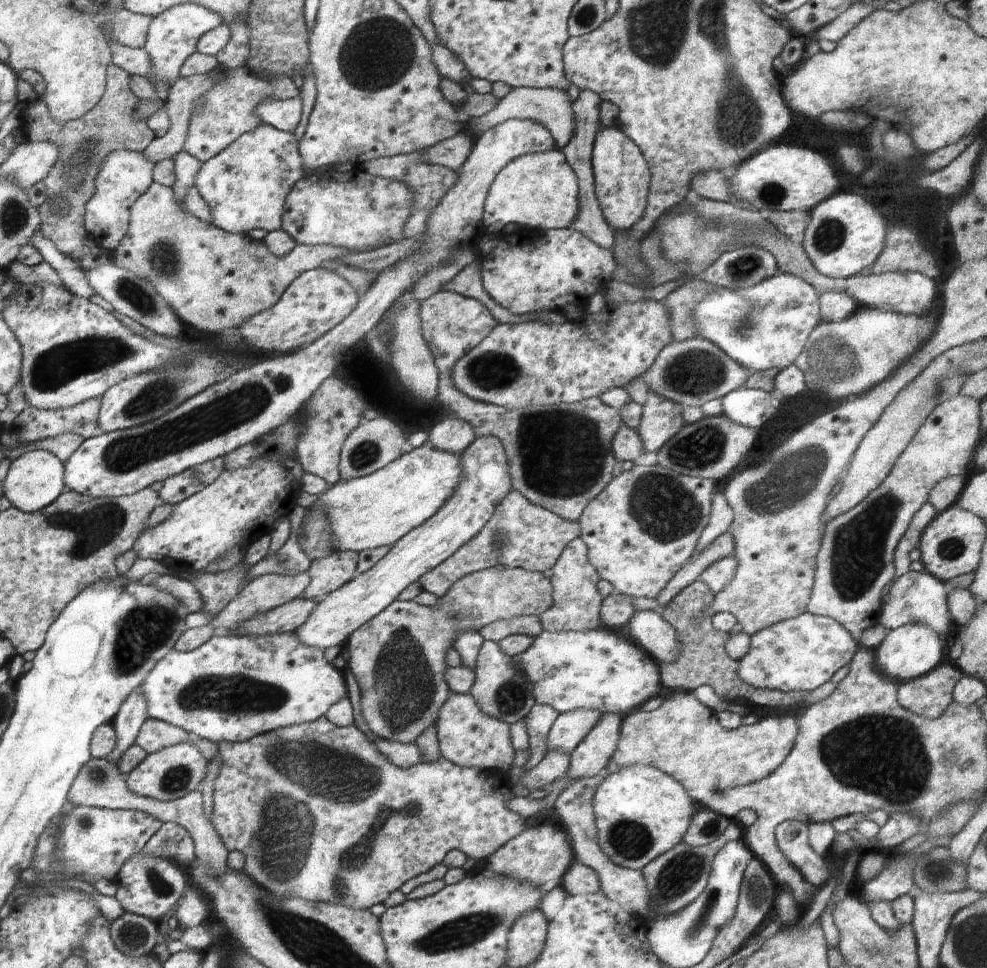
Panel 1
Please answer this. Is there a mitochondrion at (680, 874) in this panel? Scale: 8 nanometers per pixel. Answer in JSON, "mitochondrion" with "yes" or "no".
{"mitochondrion":"yes"}

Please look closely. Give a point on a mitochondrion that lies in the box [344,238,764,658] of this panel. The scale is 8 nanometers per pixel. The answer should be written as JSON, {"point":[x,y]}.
{"point":[563,455]}

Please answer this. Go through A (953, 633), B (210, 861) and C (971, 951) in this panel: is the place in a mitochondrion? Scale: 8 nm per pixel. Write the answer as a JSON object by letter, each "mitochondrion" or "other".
{"A":"other","B":"other","C":"mitochondrion"}

